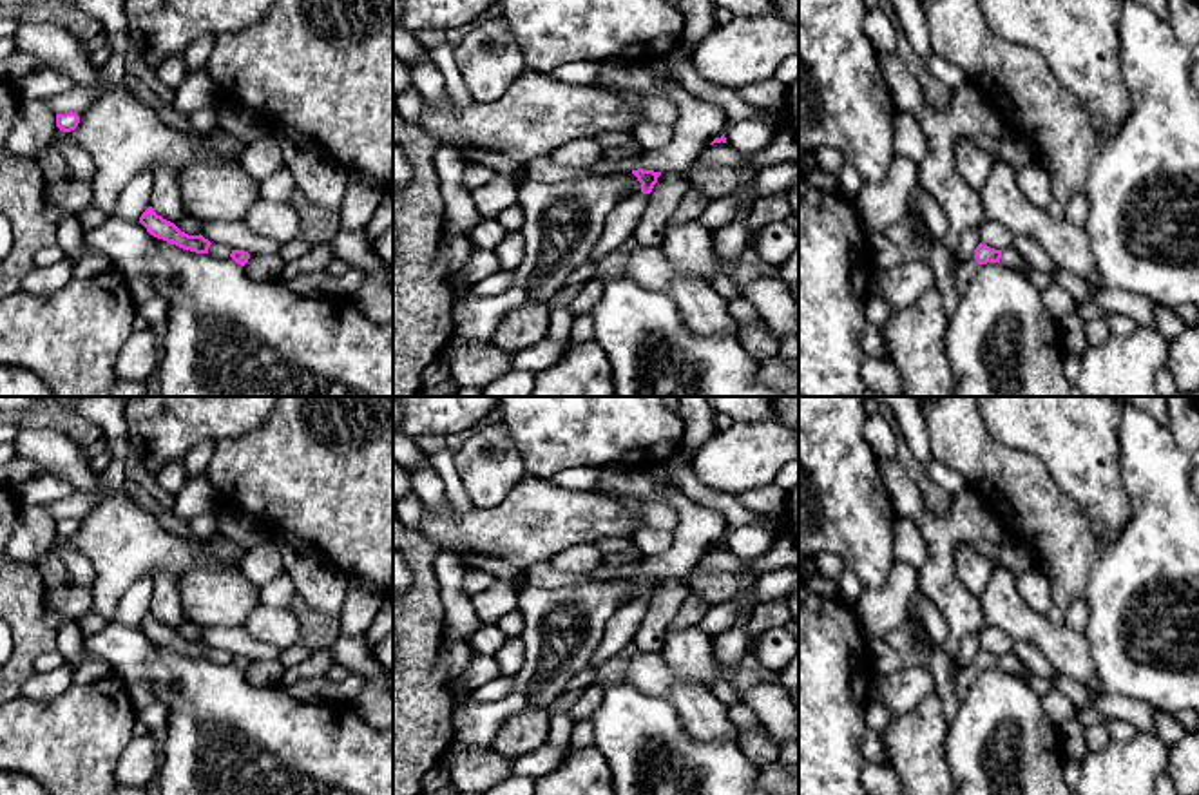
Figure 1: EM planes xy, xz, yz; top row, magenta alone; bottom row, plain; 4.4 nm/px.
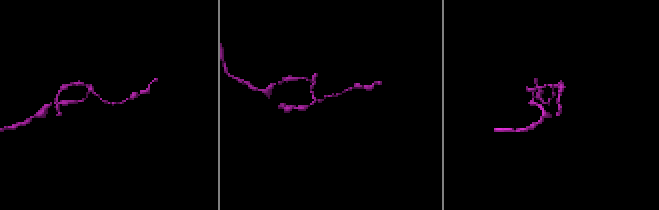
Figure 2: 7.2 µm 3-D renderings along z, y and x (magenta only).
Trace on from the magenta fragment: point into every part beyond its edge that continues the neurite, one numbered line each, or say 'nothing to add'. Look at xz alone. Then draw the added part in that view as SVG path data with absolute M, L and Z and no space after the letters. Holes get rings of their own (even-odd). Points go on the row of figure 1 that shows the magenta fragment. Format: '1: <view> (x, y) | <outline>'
1: xz (625, 216) | M641 190L623 199L614 206L605 223L605 235L592 248L587 263L605 261L609 254L623 246L625 237L632 234L643 217L648 203L648 194Z

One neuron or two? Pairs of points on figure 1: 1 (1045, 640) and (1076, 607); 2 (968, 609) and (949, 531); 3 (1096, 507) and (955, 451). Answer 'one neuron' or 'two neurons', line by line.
1: two neurons
2: one neuron
3: two neurons

